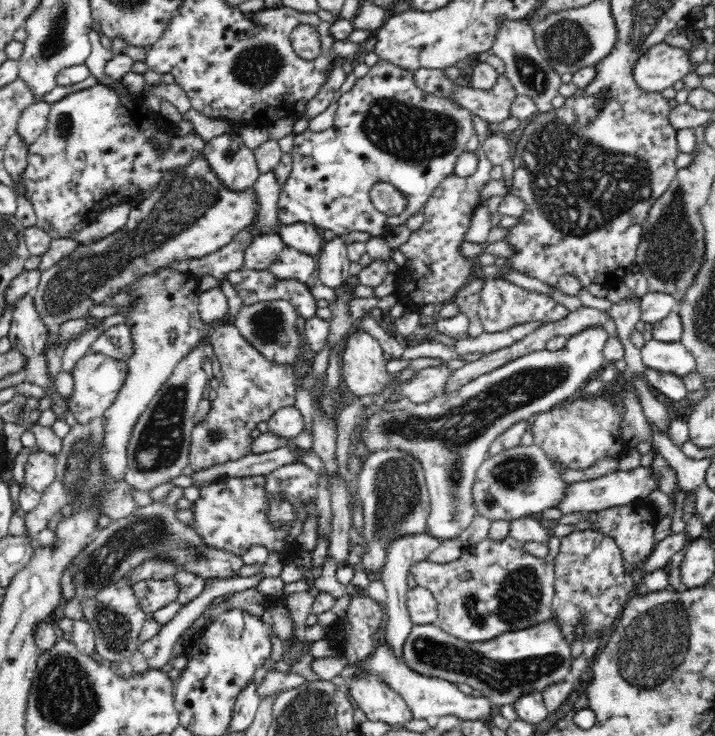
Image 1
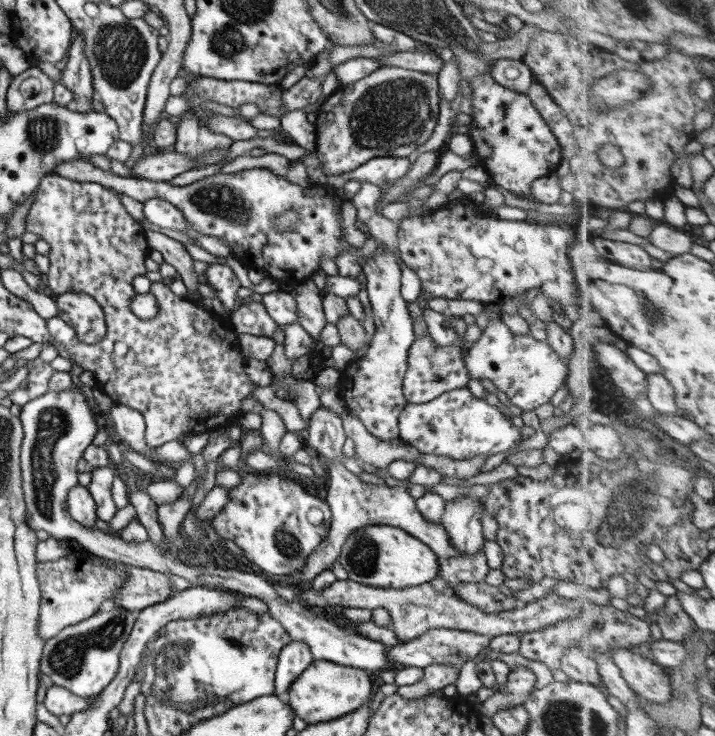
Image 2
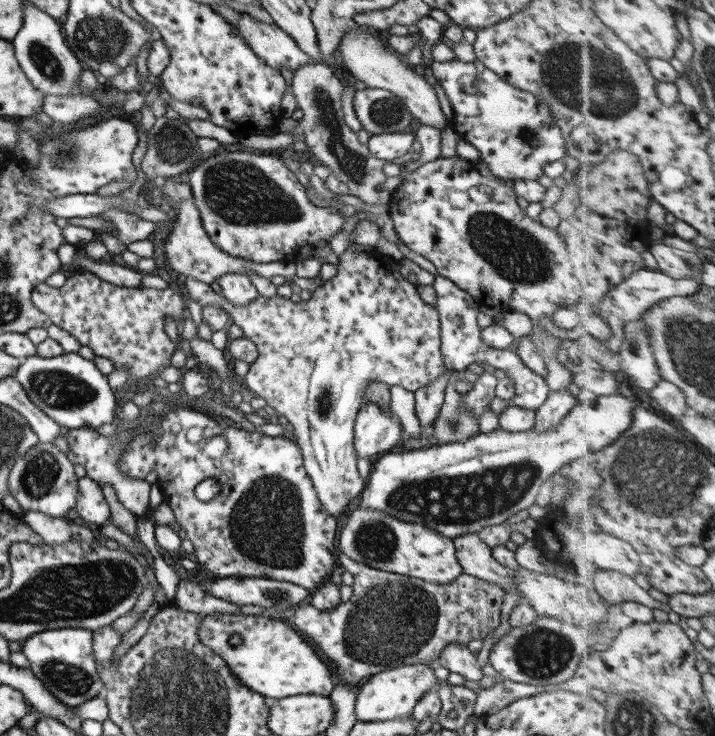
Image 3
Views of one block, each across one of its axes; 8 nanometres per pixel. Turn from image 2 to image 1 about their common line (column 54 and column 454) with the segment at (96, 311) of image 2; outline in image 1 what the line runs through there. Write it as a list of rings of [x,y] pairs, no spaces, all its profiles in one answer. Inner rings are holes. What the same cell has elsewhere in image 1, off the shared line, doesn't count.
[[[474,278],[454,296],[454,302],[458,305],[459,312],[465,314],[469,320],[468,331],[464,334],[466,338],[478,338],[480,334],[484,334],[478,307],[481,299],[480,291],[484,287],[485,281],[485,278]]]

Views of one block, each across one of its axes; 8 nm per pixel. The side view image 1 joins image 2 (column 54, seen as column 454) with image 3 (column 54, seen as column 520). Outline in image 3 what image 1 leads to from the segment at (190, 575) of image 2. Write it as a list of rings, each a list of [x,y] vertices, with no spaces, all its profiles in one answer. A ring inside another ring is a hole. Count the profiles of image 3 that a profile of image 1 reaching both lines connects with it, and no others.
[[[64,353],[54,358],[30,356],[18,366],[15,378],[30,400],[67,430],[86,427],[97,431],[102,424],[114,423],[115,392],[108,384],[107,375],[102,374],[92,360],[78,353]]]

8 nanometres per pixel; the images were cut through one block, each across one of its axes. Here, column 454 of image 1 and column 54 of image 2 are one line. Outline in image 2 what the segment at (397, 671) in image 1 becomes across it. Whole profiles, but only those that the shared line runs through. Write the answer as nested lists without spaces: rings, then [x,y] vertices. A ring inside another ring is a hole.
[[[54,684],[52,687],[47,688],[43,703],[47,711],[54,716],[62,716],[62,714],[72,715],[83,709],[91,708],[93,702],[99,698],[99,695],[100,693],[89,697],[81,697],[63,686]]]

